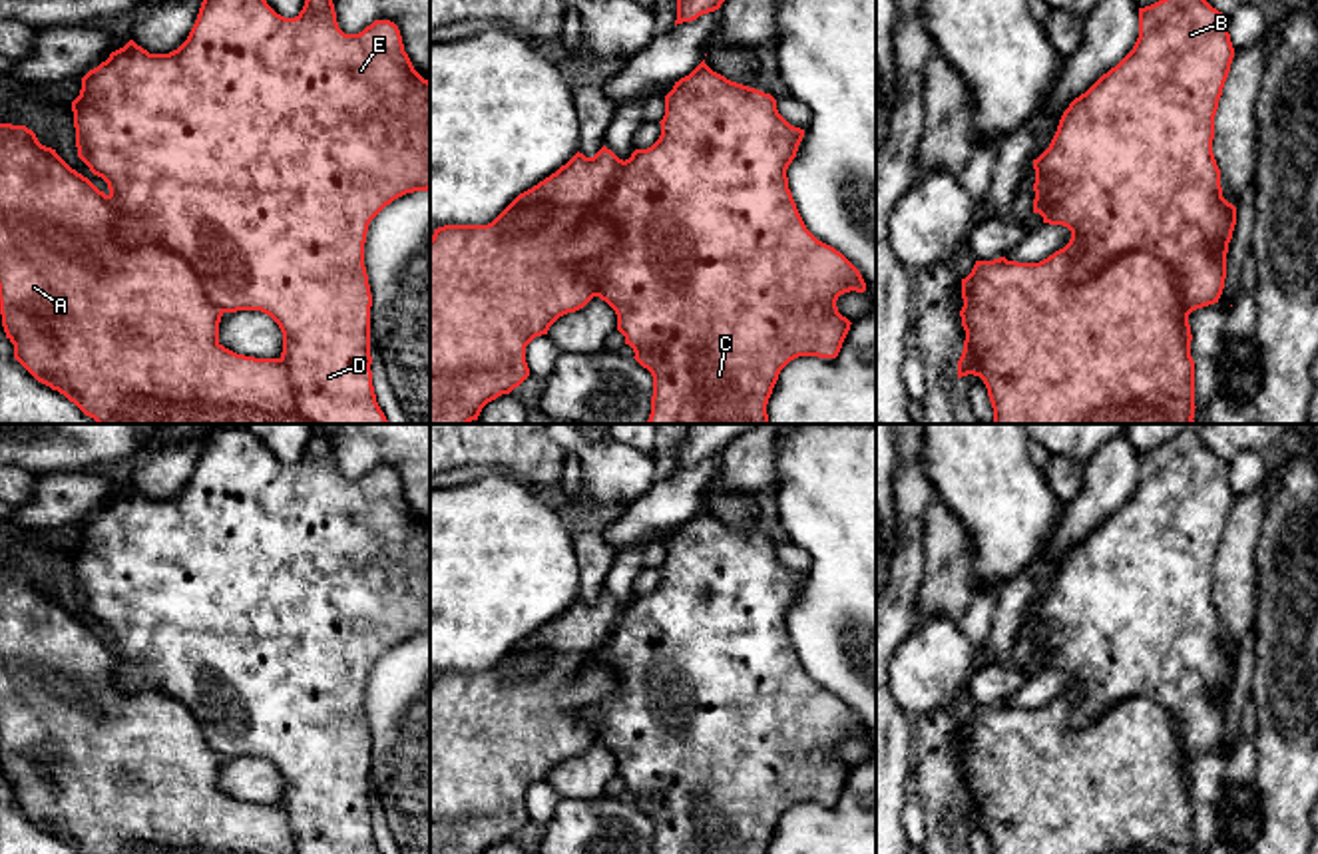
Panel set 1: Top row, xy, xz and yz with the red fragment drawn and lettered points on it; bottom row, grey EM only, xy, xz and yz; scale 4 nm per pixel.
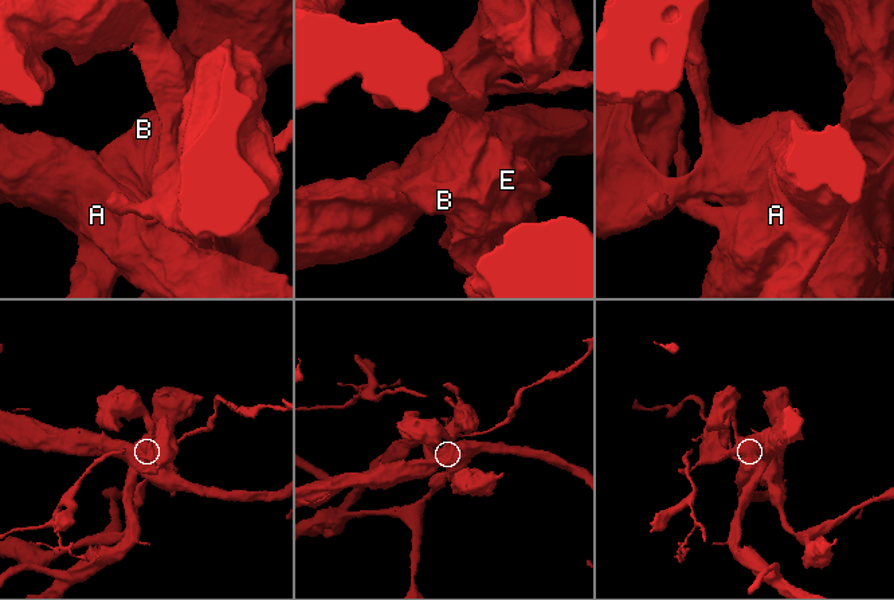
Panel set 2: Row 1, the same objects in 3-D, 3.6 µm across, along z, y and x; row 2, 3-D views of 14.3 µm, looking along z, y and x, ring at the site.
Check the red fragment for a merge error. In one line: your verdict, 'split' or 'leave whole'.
leave whole

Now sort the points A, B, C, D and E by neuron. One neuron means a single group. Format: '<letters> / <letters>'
A B C D E

